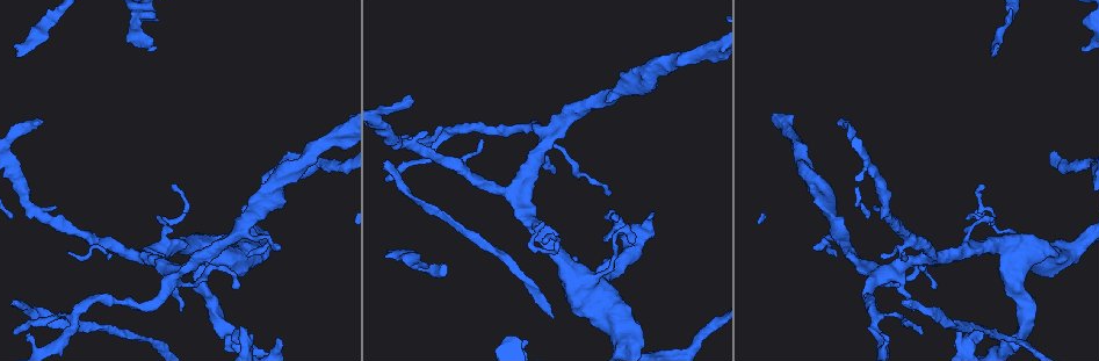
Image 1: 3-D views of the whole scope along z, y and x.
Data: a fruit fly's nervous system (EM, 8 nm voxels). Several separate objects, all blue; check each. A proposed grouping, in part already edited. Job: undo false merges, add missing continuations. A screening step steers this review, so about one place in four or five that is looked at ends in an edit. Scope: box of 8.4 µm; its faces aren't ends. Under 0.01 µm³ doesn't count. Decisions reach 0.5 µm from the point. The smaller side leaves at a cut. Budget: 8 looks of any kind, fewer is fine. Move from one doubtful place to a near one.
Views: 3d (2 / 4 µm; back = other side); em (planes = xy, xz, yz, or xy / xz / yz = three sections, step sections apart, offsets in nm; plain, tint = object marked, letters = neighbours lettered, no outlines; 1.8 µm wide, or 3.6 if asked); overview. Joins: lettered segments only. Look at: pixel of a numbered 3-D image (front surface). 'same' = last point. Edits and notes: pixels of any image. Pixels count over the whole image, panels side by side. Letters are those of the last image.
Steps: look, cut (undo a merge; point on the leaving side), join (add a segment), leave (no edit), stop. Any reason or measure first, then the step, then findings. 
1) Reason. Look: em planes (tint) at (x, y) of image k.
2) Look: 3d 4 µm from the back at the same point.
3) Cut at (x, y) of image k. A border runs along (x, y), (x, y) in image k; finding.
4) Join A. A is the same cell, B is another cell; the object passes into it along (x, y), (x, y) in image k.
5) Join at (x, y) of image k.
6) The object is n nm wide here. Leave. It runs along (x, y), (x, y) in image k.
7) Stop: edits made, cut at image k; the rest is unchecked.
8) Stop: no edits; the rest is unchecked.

Free end. Look: 3d 2 µm at (1082, 47) of image 1.

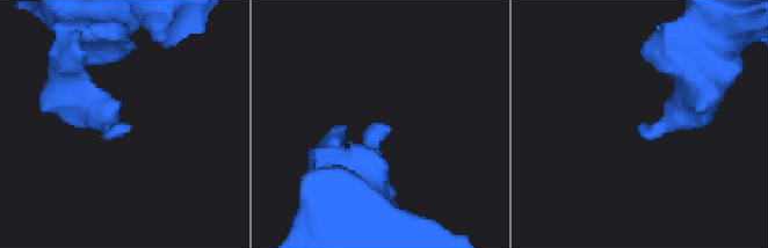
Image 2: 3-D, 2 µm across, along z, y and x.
Look: em xz step 8 (tint) at (642, 127) of image 2.

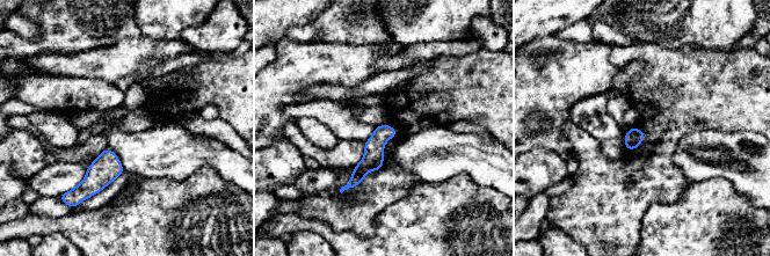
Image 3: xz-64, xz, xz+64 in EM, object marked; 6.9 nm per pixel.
Look: em planes (letters) at the same point.

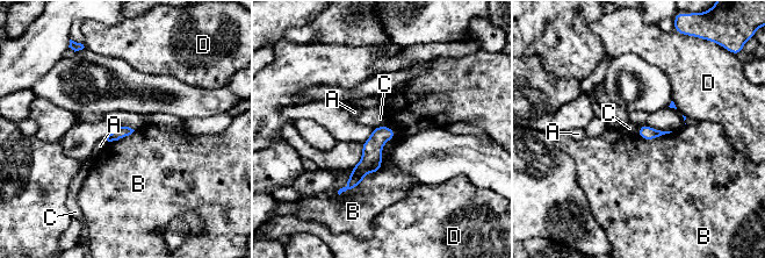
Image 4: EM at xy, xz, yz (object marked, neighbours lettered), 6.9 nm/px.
Leave. A, B, C and D are other cells; a border runs along (384, 124), (374, 128) in image 4; none of them fits.

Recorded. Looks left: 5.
Branch stops here. Look: em yz step 8 (letters) at (390, 250) of image 1.

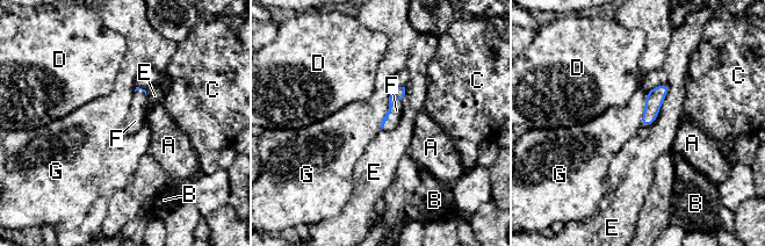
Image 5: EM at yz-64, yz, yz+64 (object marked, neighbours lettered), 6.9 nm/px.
Another direction. Look: em planes (letters) at the same point.

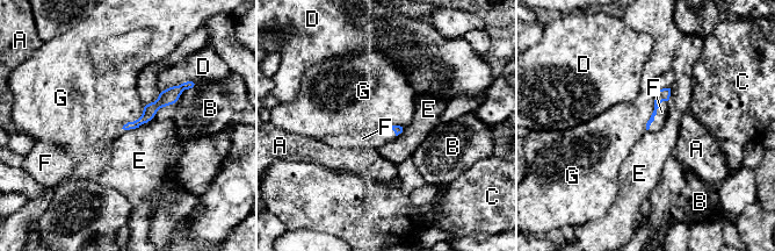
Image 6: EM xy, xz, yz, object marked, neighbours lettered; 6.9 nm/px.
Join F. F is the same cell, A, B, C, D, E and G are other cells; it goes on there.

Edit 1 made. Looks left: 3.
Stop: edits made, join at image 6; the rest is unchecked.

